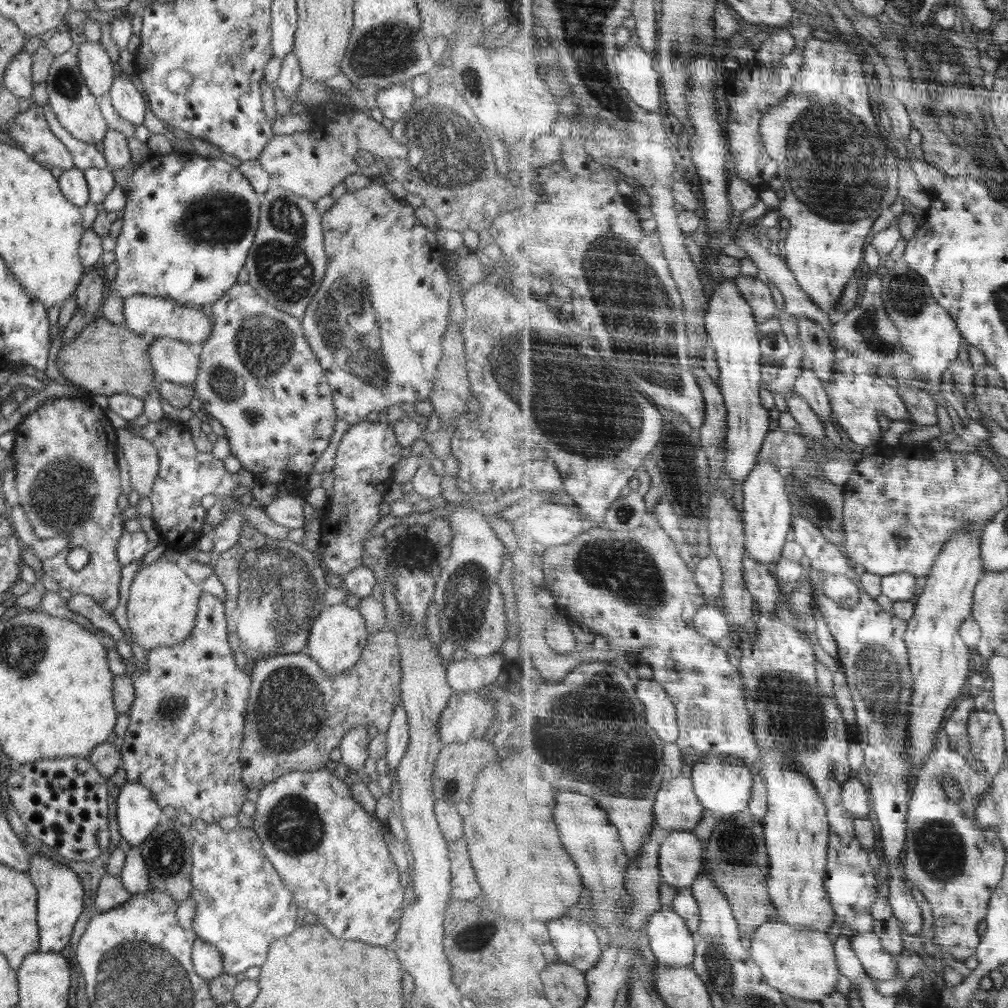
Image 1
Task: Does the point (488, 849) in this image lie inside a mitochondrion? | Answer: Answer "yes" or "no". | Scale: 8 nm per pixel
no

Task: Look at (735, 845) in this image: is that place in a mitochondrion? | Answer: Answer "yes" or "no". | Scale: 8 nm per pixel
yes

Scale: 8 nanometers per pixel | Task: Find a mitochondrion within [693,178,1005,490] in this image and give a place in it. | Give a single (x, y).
(907, 295)

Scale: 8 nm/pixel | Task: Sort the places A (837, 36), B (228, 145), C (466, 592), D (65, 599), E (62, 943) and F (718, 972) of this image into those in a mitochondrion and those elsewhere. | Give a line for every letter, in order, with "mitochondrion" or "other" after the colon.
A: other
B: other
C: mitochondrion
D: other
E: other
F: mitochondrion

